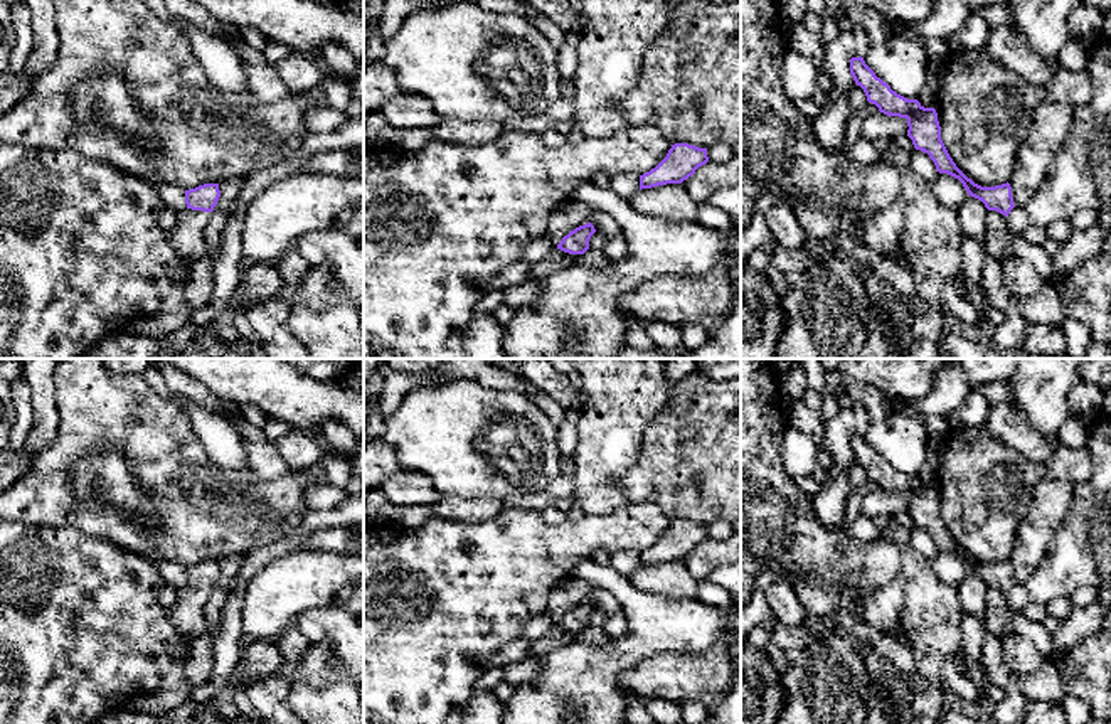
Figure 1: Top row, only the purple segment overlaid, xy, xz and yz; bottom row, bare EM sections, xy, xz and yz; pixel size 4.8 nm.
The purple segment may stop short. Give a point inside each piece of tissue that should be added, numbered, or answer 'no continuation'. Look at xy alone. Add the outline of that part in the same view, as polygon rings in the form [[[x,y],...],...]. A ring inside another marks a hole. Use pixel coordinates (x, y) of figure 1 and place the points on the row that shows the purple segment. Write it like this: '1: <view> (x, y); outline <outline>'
1: xy (187, 236); outline [[[185,209],[178,214],[177,226],[167,231],[170,242],[185,259],[199,259],[207,253],[204,231],[210,212]]]

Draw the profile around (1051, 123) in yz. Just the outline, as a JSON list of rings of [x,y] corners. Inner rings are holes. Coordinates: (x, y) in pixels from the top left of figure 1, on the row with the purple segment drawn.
[[[1045,99],[1034,109],[1008,180],[1015,207],[1029,207],[1069,140],[1072,123],[1074,108],[1069,104]]]

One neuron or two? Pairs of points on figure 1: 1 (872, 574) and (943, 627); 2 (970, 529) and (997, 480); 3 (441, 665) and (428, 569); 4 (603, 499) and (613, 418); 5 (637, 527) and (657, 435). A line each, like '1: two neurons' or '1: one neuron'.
1: two neurons
2: one neuron
3: one neuron
4: one neuron
5: two neurons

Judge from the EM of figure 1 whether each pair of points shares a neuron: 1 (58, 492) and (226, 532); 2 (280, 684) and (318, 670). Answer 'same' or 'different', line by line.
1: same
2: different

